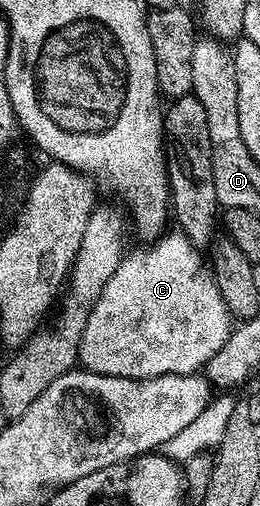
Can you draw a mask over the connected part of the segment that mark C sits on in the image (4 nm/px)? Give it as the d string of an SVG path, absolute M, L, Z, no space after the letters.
M167 230L149 245L142 246L146 247L138 247L135 251L127 250L123 254L122 260L118 262L116 273L112 273L112 277L108 277L108 285L104 285L92 313L88 313L88 321L84 325L84 333L80 337L78 363L92 373L108 377L124 377L125 379L155 379L165 375L192 375L201 372L205 368L206 362L228 341L232 330L232 316L228 305L224 303L224 297L220 297L220 289L216 289L213 274L208 270L203 256L202 259L198 256L201 255L199 248L194 247L182 231Z

